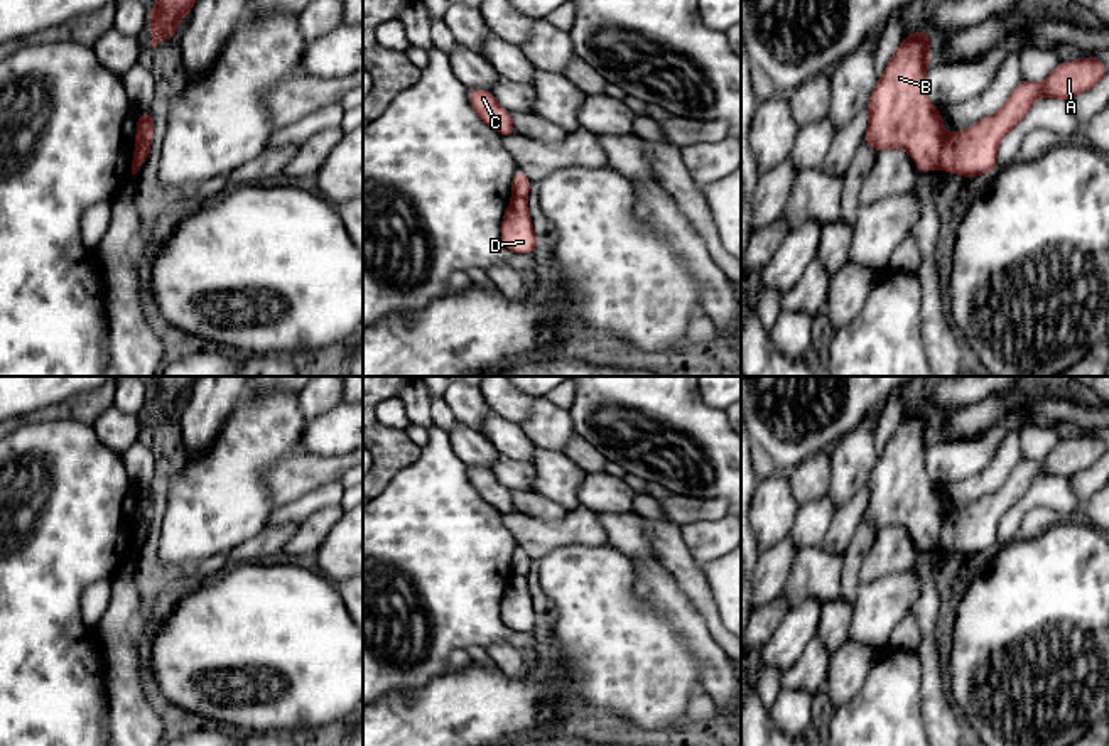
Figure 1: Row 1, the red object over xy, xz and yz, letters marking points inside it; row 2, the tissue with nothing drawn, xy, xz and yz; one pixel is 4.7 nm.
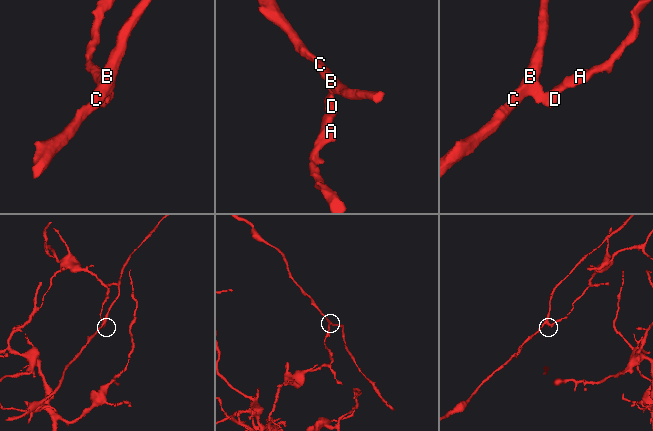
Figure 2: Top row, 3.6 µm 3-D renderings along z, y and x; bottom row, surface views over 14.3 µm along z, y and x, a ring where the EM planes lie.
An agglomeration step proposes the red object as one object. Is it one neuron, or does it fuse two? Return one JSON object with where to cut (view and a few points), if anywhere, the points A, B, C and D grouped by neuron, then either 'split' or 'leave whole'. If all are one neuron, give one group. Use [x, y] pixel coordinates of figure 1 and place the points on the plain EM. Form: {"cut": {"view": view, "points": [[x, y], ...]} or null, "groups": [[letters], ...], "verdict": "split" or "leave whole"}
{"cut": {"view": "yz", "points": [[947, 513], [937, 544]]}, "groups": [["A", "D"], ["B", "C"]], "verdict": "split"}

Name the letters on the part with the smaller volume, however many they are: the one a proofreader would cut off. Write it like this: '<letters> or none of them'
B, C

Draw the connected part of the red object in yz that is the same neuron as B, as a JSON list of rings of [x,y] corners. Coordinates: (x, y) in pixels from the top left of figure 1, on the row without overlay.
[[[920,407],[915,414],[905,414],[868,478],[869,503],[864,513],[876,532],[906,527],[920,550],[939,545],[947,515],[942,489],[925,469],[928,444],[930,412]]]

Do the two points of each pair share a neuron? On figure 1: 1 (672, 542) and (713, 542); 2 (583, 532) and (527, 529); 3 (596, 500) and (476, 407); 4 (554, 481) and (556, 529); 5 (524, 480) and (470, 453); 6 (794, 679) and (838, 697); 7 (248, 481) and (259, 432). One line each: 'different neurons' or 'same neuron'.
1: different neurons
2: same neuron
3: different neurons
4: different neurons
5: same neuron
6: same neuron
7: same neuron

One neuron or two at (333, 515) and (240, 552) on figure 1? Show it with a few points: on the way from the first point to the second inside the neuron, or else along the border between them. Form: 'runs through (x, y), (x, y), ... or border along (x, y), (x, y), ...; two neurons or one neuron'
runs through (309, 534), (304, 539), (274, 540), (264, 547); one neuron

